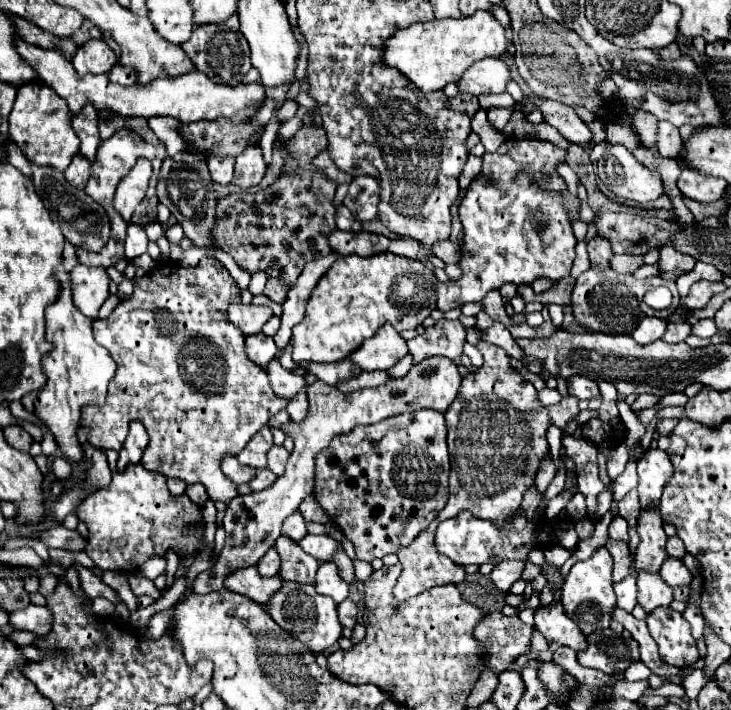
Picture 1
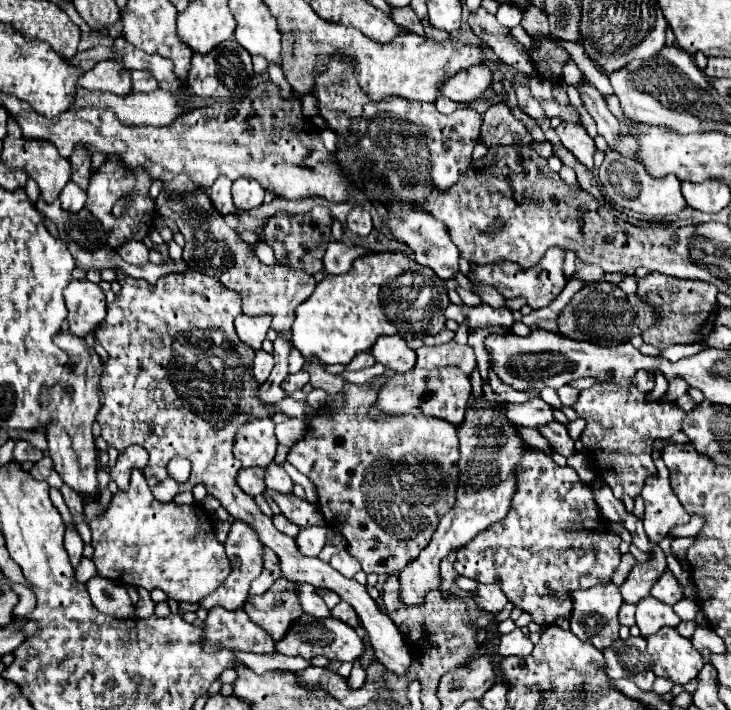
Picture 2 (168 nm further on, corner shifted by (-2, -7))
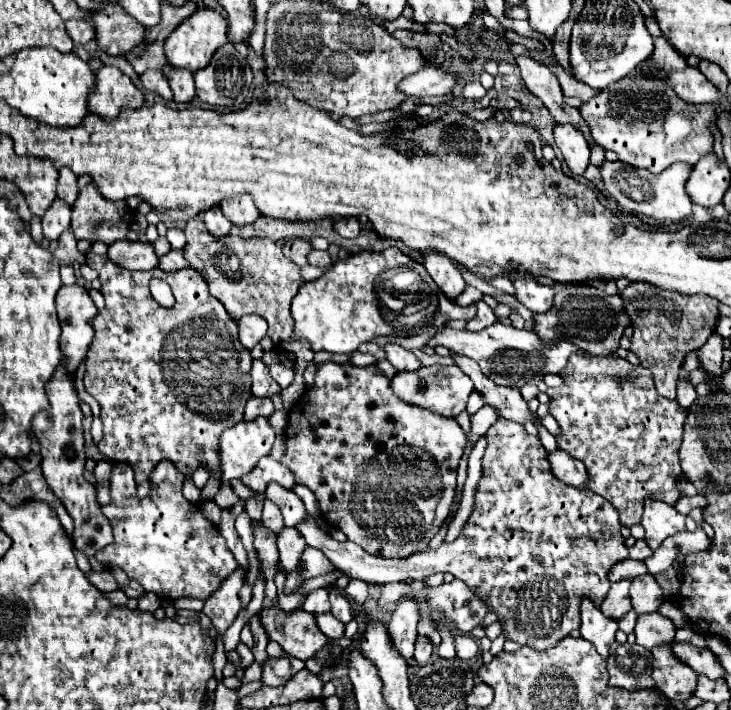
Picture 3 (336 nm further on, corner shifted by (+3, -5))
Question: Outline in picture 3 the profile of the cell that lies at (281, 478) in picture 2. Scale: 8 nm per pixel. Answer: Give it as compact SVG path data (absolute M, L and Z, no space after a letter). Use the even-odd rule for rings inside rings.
M270 482L266 486L264 496L270 498L276 506L280 506L286 526L296 526L300 520L304 520L306 508L304 508L302 500L292 490L288 490L288 488L284 488L284 486L276 484L276 482Z

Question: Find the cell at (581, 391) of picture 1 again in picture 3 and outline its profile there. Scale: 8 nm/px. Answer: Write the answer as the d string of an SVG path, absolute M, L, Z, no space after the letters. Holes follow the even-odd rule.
M572 354L572 358L568 358L568 366L564 368L564 374L560 374L564 378L564 386L562 388L548 388L548 396L550 396L550 414L558 420L560 428L562 428L562 436L558 438L558 448L568 452L572 458L578 458L584 462L590 482L588 488L600 496L604 496L606 500L612 502L612 506L616 506L618 514L620 514L620 524L622 526L634 526L640 522L642 518L642 508L644 508L644 498L656 498L662 502L668 502L674 506L674 502L682 496L676 490L676 478L682 472L680 464L678 464L678 450L680 450L680 442L682 442L682 426L686 420L686 410L676 402L676 400L668 400L662 394L658 394L658 390L654 388L654 380L652 374L644 368L644 366L632 366L628 360L618 358L618 356L580 356L580 354Z

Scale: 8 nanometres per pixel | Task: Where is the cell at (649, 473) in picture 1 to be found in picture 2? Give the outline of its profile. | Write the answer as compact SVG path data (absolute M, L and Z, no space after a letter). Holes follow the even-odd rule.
M661 456L655 460L657 476L647 478L641 498L645 500L645 532L651 544L661 542L671 528L687 524L691 516L685 512L681 502L669 484L669 470L665 468Z

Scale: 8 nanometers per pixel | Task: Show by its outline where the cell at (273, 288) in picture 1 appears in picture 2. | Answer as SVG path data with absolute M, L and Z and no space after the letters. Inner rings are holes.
M197 190L193 194L187 194L183 198L167 200L165 194L159 194L155 200L157 212L161 216L167 216L177 222L179 232L185 236L185 248L183 248L183 260L189 268L205 272L207 276L213 276L225 284L225 288L235 290L241 296L243 314L247 316L259 316L259 314L271 314L273 316L273 330L283 336L285 340L291 340L291 324L295 320L295 308L305 302L311 292L315 290L315 278L307 272L289 268L285 264L279 264L275 260L273 266L263 264L251 244L243 242L241 236L227 226L225 218L213 208L209 196L203 190Z

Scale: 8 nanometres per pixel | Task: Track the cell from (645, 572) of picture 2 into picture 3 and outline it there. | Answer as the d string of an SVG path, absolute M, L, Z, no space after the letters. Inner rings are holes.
M624 578L624 580L618 580L618 582L612 584L608 596L600 604L604 614L608 614L608 616L618 620L626 612L632 610L632 604L630 604L630 586L632 586L632 578Z

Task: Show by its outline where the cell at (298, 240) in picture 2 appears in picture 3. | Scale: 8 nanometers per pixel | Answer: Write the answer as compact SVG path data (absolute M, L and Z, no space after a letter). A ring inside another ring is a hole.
M294 238L290 242L286 242L286 256L292 258L292 262L296 262L300 268L308 266L308 254L312 252L312 244L304 238Z

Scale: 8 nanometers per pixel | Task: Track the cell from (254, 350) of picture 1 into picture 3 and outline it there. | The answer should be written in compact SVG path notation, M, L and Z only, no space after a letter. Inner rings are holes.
M254 360L252 362L252 394L254 396L274 396L274 394L282 394L282 388L274 382L274 378L270 376L268 366L262 360Z

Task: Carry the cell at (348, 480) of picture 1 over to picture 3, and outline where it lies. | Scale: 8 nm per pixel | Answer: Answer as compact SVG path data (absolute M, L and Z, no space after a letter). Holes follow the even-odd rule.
M324 362L318 366L316 372L316 382L312 388L308 388L302 398L296 402L296 406L292 406L290 410L290 418L288 418L288 428L286 428L286 452L282 456L282 464L294 472L296 482L310 488L314 492L314 496L320 502L320 512L322 518L336 526L338 530L342 530L346 534L346 538L358 546L362 546L368 554L372 556L380 556L380 558L406 558L410 554L414 554L416 550L422 552L426 550L430 538L440 530L440 526L444 524L444 520L448 518L448 510L452 506L454 500L454 488L456 488L456 468L458 468L458 460L462 458L466 446L466 436L460 428L460 424L454 418L440 418L438 414L432 414L428 410L420 410L416 406L408 406L408 402L400 402L390 390L388 390L388 378L376 368L376 366L352 366L352 364L334 364L334 362ZM416 454L414 460L410 460L408 456Z

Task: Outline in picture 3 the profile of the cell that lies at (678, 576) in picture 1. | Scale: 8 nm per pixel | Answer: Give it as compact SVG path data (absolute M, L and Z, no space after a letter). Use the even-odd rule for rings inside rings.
M644 574L640 578L634 578L630 594L632 594L632 608L638 614L656 612L660 608L660 604L664 602L662 588L652 574Z

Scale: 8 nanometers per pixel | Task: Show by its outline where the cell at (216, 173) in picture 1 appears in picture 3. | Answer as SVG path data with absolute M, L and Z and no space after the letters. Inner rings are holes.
M214 206L212 210L206 210L200 214L200 218L204 220L204 224L208 226L208 230L212 230L212 234L218 234L218 236L224 236L230 232L232 224L228 222L228 218L224 216L224 212L220 210L220 206Z

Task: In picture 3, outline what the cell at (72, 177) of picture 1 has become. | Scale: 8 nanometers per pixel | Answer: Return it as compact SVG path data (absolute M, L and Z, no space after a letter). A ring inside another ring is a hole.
M56 198L42 218L44 236L50 240L60 238L60 234L70 226L70 216L72 216L72 206L66 204L62 198Z

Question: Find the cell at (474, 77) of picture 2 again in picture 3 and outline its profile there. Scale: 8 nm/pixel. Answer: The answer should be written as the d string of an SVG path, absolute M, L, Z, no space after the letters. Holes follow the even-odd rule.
M426 66L400 82L400 90L404 90L408 96L440 96L452 92L456 86L458 74L452 74L446 68L438 66Z

